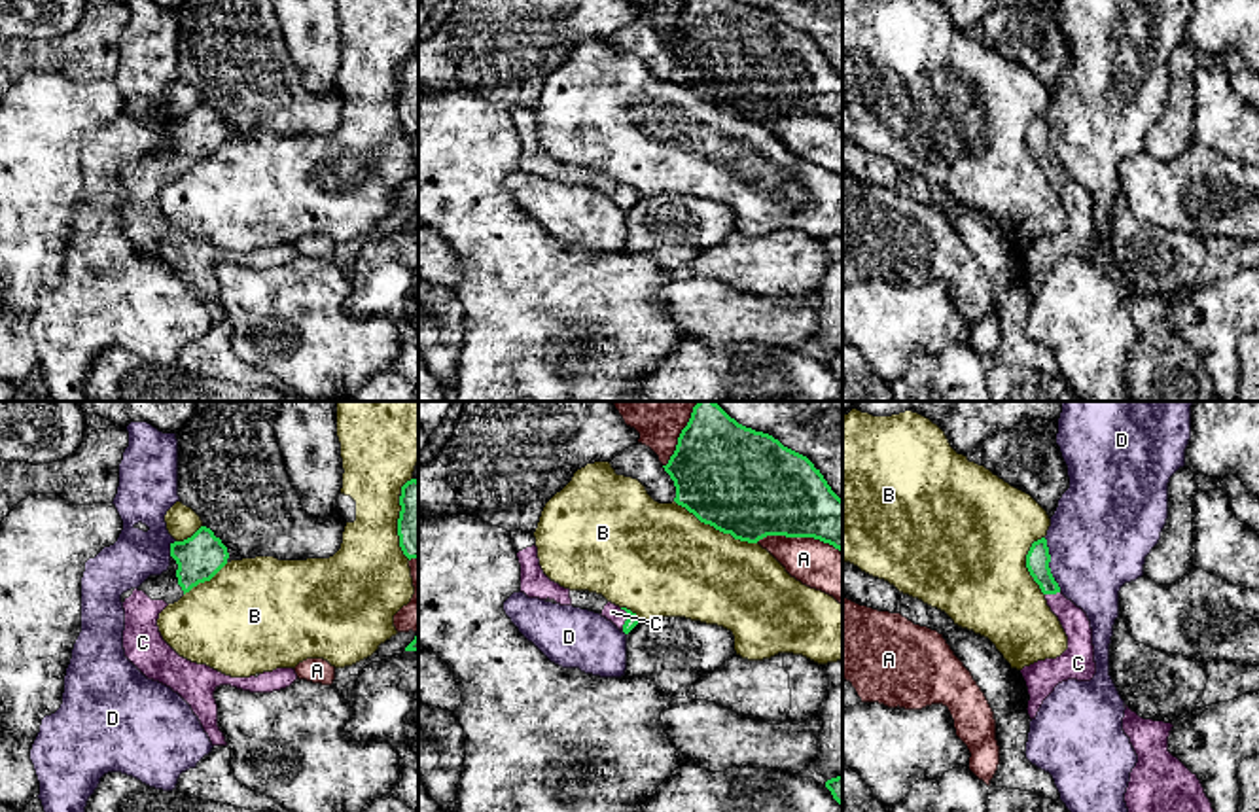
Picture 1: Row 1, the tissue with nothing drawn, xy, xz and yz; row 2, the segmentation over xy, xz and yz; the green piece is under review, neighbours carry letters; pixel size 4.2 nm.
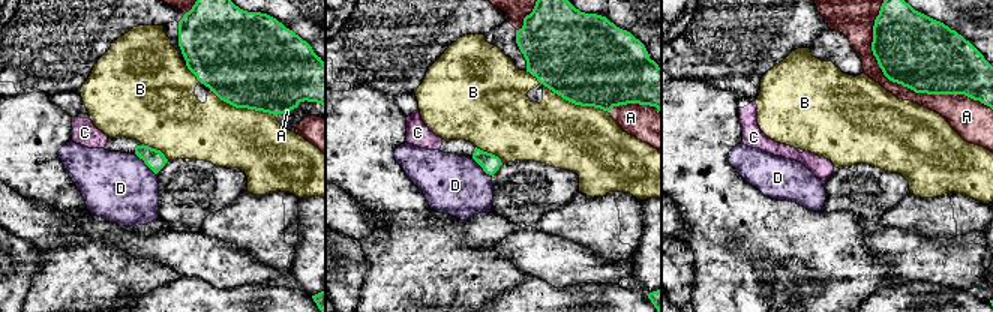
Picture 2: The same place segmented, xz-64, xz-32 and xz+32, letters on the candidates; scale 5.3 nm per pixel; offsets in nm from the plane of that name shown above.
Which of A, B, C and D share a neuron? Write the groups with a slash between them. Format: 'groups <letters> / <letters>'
groups A / B / C / D

